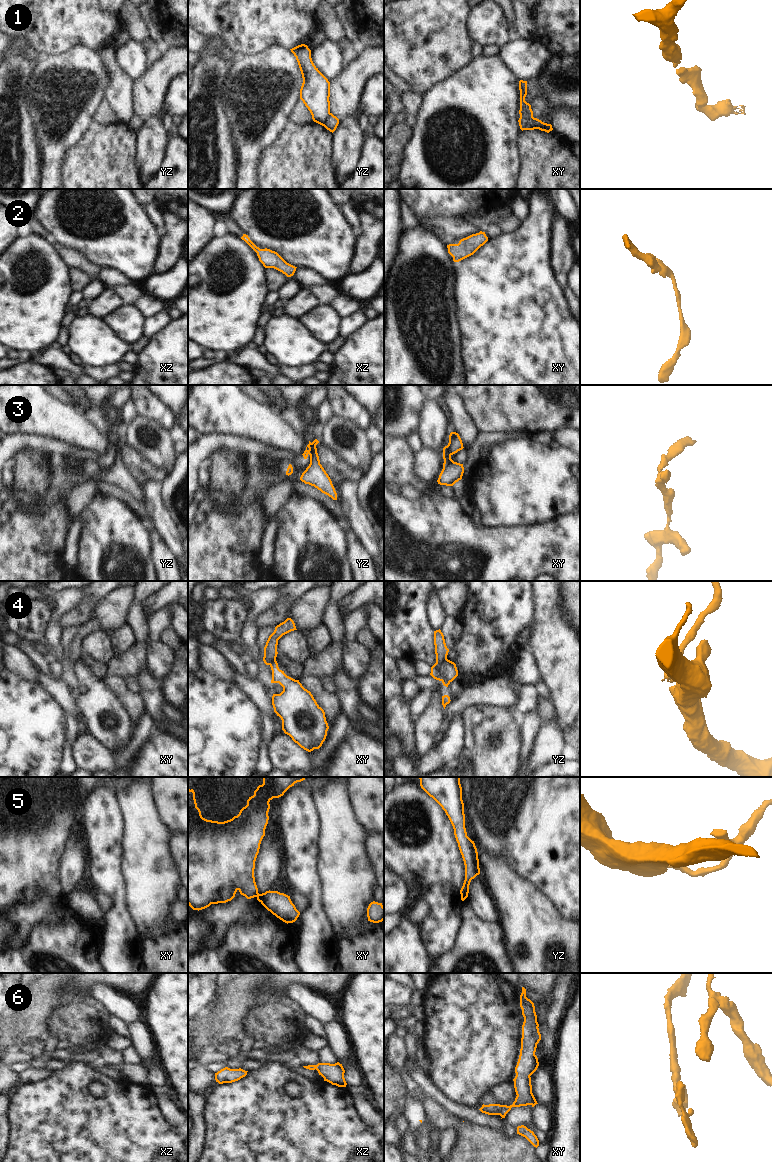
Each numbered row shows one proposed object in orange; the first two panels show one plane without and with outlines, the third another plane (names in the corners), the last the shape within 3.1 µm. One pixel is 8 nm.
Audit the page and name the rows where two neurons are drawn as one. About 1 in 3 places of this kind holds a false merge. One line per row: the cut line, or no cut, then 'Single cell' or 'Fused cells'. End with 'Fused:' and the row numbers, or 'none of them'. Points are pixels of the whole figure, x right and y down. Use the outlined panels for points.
1: Split along xy (520, 116), (526, 115), (533, 118). Fused cells
2: No split. Single cell
3: Split along yz (315, 446), (312, 446), (308, 453). Fused cells
4: Split along yz (446, 658), (442, 664), (441, 680). Fused cells
5: Split along xy (259, 894), (256, 896). Fused cells
6: No split. Single cell
Fused: 1, 3, 4, 5

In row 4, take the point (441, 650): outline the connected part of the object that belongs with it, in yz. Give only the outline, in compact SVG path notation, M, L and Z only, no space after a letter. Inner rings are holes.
M441 630L434 631L434 645L435 645L435 654L436 654L436 663L431 667L430 675L439 681L442 681L443 671L442 665L447 655L449 649L446 646L444 635Z

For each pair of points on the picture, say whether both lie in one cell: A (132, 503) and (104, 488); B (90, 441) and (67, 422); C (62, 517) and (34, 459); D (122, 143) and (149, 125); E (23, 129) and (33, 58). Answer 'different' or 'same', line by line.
A: same
B: same
C: same
D: different
E: different

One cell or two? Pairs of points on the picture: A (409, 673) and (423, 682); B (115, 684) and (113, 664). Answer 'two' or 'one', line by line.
A: one
B: two

